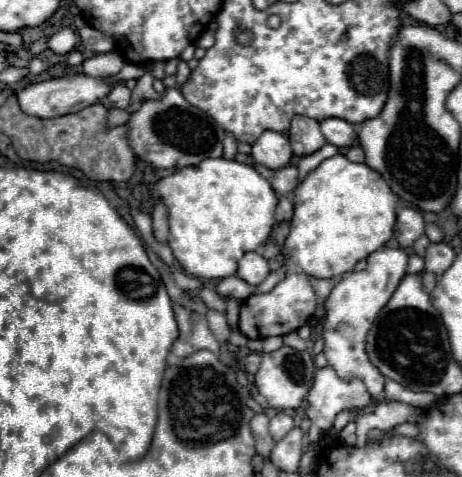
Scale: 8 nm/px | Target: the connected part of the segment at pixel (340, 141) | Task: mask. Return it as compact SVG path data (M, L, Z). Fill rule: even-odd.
M336 117L324 119L320 123L320 129L322 129L322 135L326 137L326 141L340 149L346 149L356 143L356 133L354 133L352 123L344 121L344 119L336 119Z

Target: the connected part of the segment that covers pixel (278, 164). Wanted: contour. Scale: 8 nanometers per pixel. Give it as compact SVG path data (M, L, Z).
M264 131L252 145L252 157L256 163L268 169L282 169L292 159L292 147L286 135L276 131Z

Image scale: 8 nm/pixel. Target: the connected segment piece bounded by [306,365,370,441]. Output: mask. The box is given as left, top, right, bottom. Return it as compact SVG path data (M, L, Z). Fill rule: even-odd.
M330 365L316 371L314 385L306 399L306 415L312 419L312 427L308 431L310 441L318 441L322 433L332 427L334 417L340 411L364 409L370 403L370 395L360 379L340 379Z

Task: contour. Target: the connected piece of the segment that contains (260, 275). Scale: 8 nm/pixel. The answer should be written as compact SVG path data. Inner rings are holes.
M246 253L238 263L238 273L236 275L240 279L244 279L246 283L256 287L266 279L268 273L270 273L268 261L260 253Z

